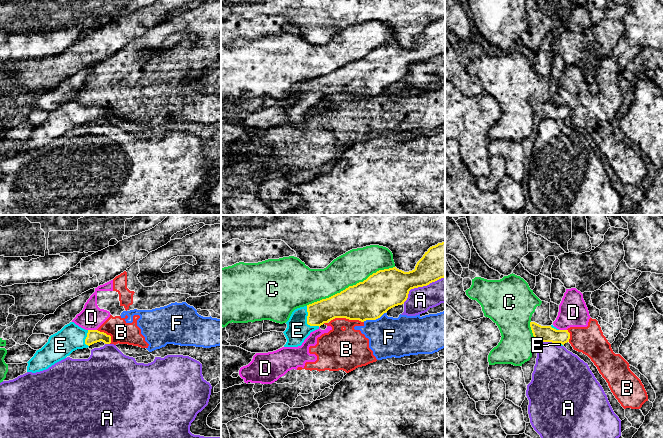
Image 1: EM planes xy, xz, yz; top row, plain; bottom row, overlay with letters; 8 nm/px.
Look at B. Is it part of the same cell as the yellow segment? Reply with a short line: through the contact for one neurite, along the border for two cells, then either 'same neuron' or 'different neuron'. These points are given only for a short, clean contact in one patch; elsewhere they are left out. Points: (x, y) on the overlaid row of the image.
different neuron

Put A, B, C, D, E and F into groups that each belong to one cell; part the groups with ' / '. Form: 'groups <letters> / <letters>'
groups A / B D F / C / E

